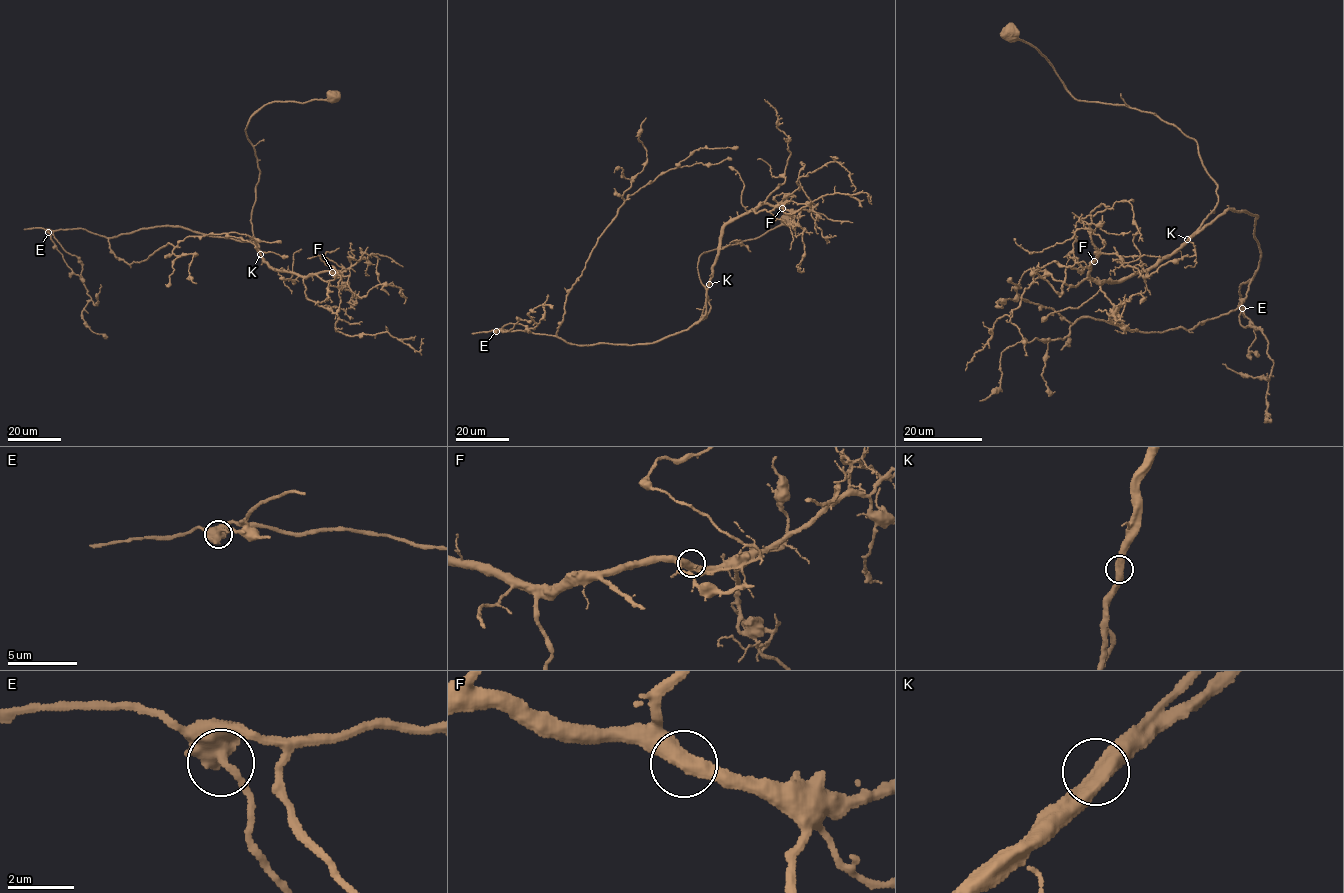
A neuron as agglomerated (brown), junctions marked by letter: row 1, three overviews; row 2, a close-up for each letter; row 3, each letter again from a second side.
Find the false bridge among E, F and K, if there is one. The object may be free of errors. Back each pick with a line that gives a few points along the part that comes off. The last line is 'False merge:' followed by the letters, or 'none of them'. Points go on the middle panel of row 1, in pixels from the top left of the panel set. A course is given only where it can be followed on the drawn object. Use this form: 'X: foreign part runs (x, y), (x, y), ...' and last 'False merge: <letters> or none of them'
False merge: none of them

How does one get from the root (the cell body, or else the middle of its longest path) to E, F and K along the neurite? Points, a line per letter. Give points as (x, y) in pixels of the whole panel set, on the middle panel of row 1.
E: (787, 221), (699, 257), (710, 311), (700, 319), (707, 297), (700, 320), (656, 341), (579, 345), (496, 331)
F: (787, 221), (759, 237), (699, 257), (699, 279), (710, 306), (700, 319), (722, 230), (762, 204), (782, 208)
K: (787, 221), (759, 237), (699, 257), (699, 279), (710, 306), (706, 318), (700, 319), (709, 284)

